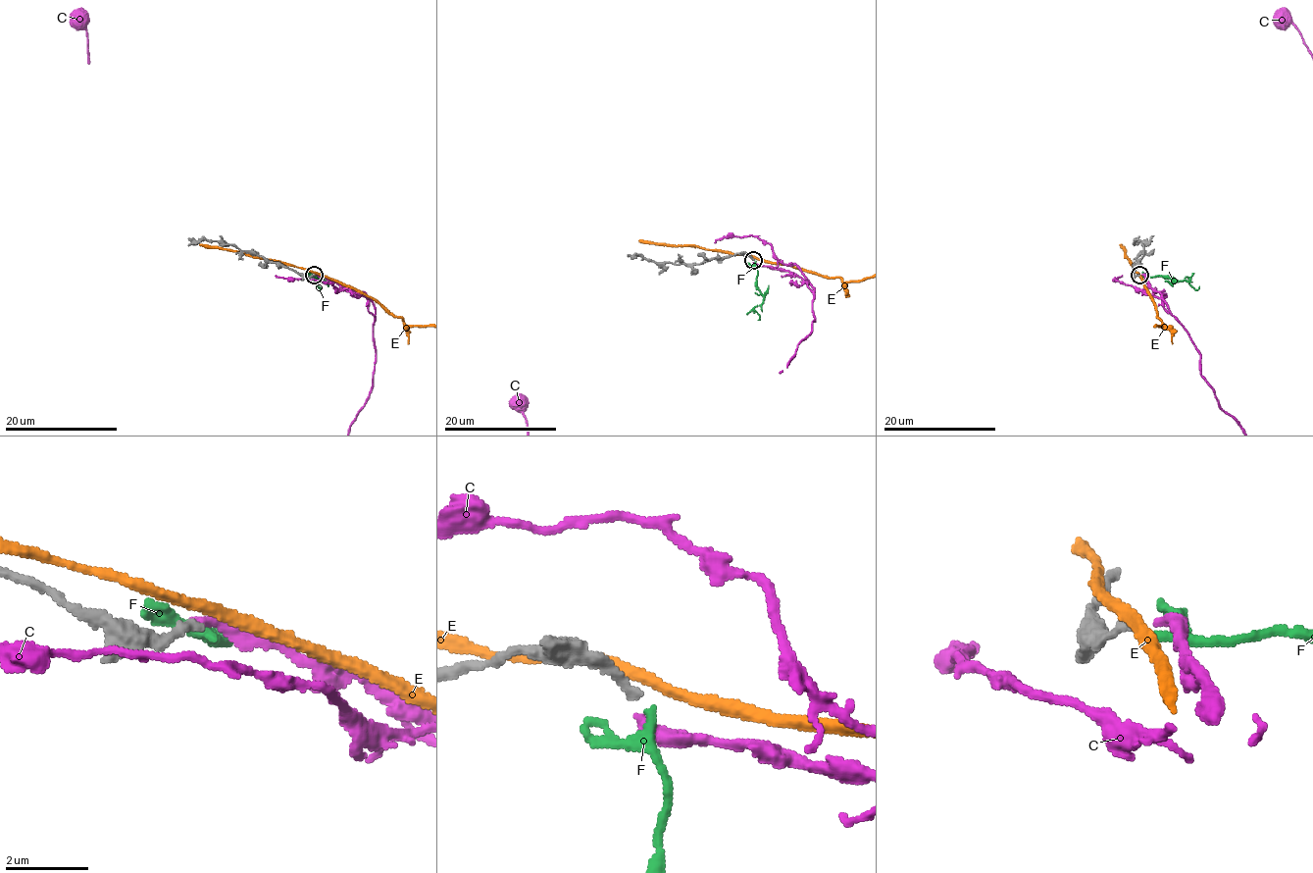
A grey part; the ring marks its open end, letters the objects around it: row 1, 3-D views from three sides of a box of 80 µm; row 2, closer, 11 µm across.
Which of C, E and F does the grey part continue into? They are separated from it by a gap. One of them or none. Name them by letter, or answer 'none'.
none

